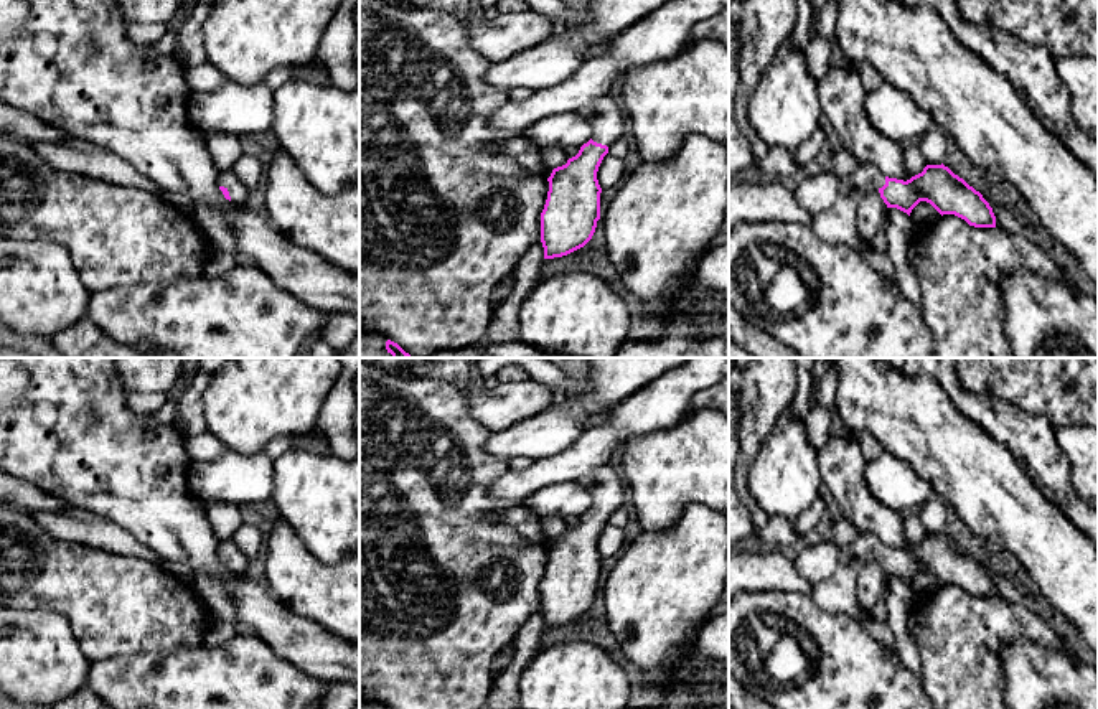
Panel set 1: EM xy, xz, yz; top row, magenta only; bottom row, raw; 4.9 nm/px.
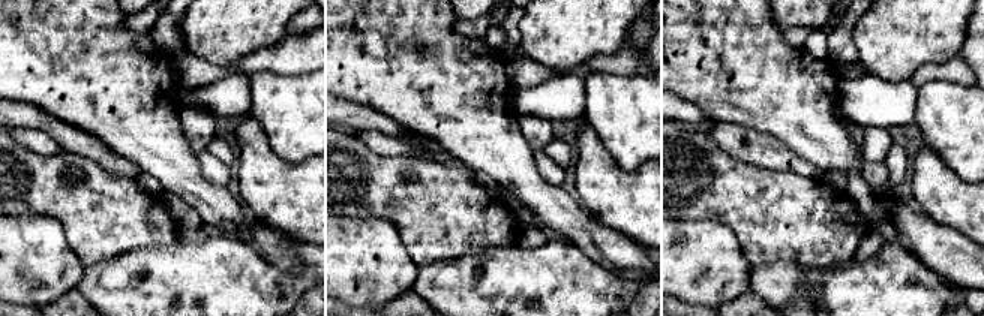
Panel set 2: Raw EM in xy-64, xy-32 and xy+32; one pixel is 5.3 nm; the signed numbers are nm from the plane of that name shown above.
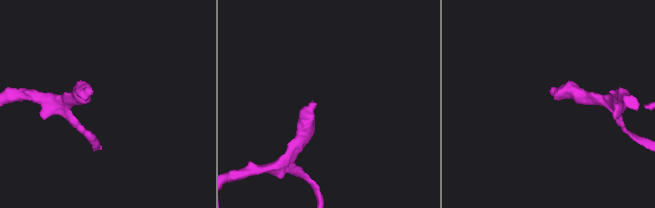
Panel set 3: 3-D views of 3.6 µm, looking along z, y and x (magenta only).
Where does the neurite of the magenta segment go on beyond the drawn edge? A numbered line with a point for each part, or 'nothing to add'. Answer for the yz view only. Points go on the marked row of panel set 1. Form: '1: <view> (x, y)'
1: yz (838, 225)

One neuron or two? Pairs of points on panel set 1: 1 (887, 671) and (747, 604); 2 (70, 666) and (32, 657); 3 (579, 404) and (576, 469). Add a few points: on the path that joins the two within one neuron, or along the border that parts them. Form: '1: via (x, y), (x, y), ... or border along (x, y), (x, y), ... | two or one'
1: via (853, 655), (800, 607), (782, 604) | one
2: via (60, 666), (42, 663) | one
3: border along (584, 431), (564, 450), (544, 459) | two

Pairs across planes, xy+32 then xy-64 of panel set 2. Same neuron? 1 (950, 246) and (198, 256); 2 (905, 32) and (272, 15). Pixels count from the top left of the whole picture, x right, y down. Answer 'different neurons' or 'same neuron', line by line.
1: different neurons
2: same neuron

